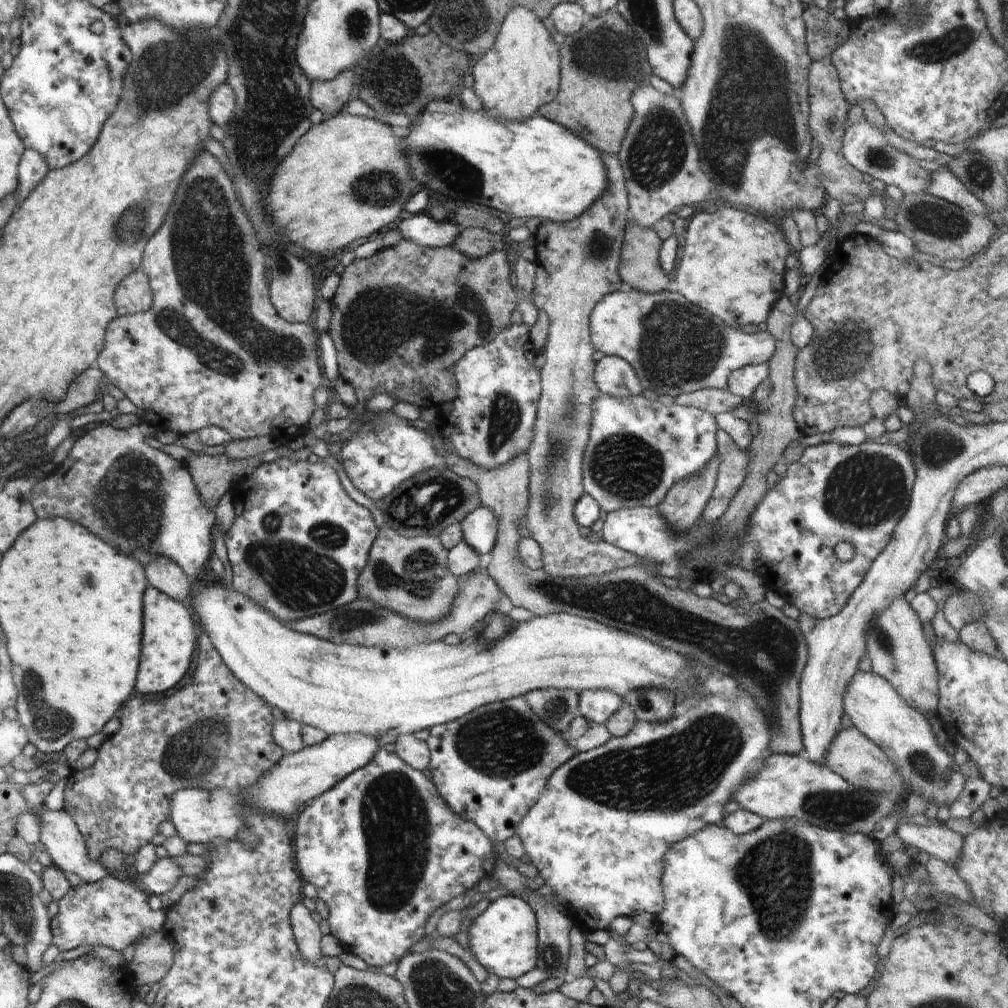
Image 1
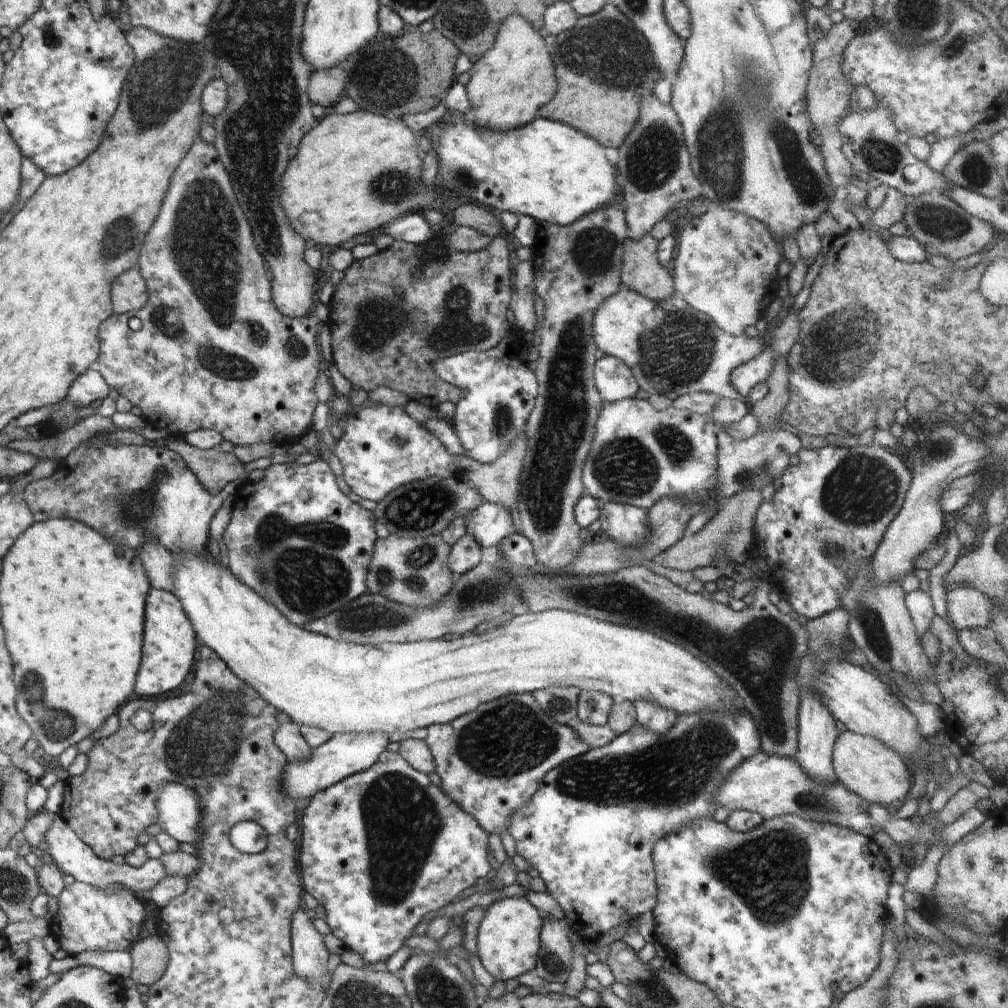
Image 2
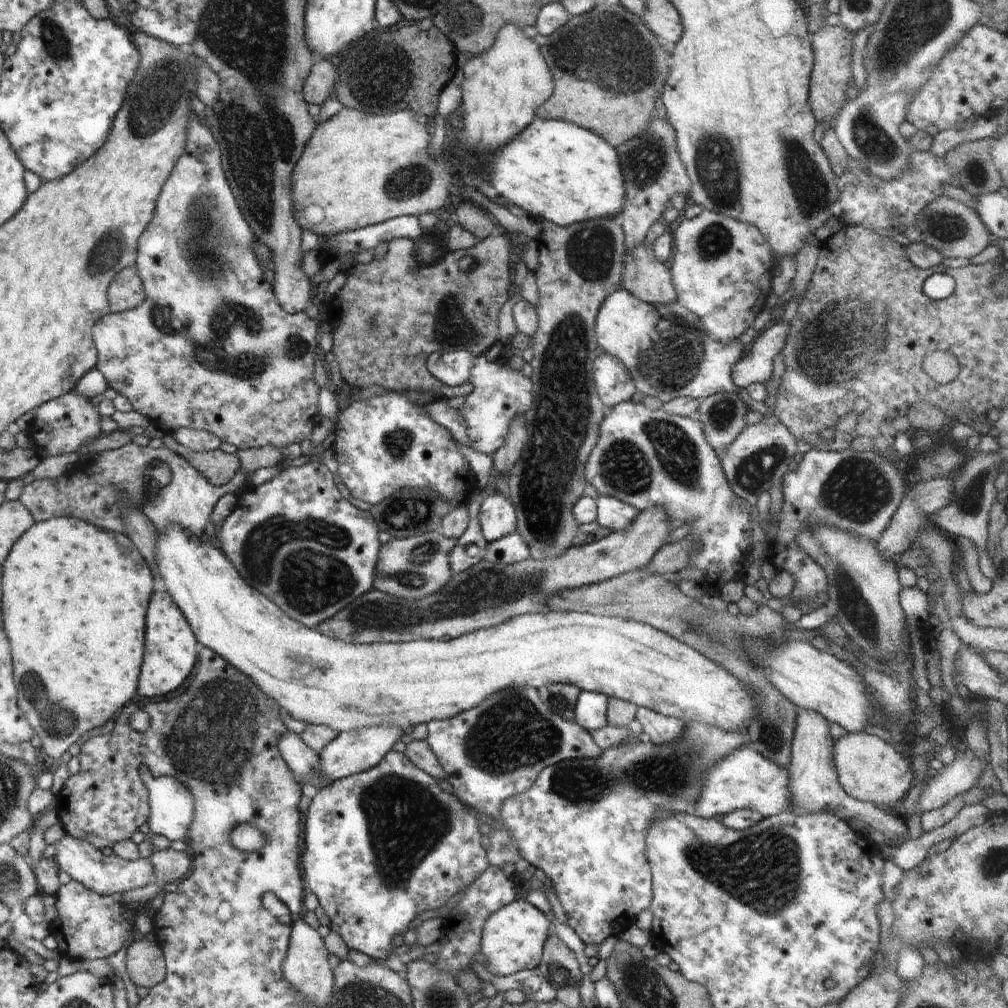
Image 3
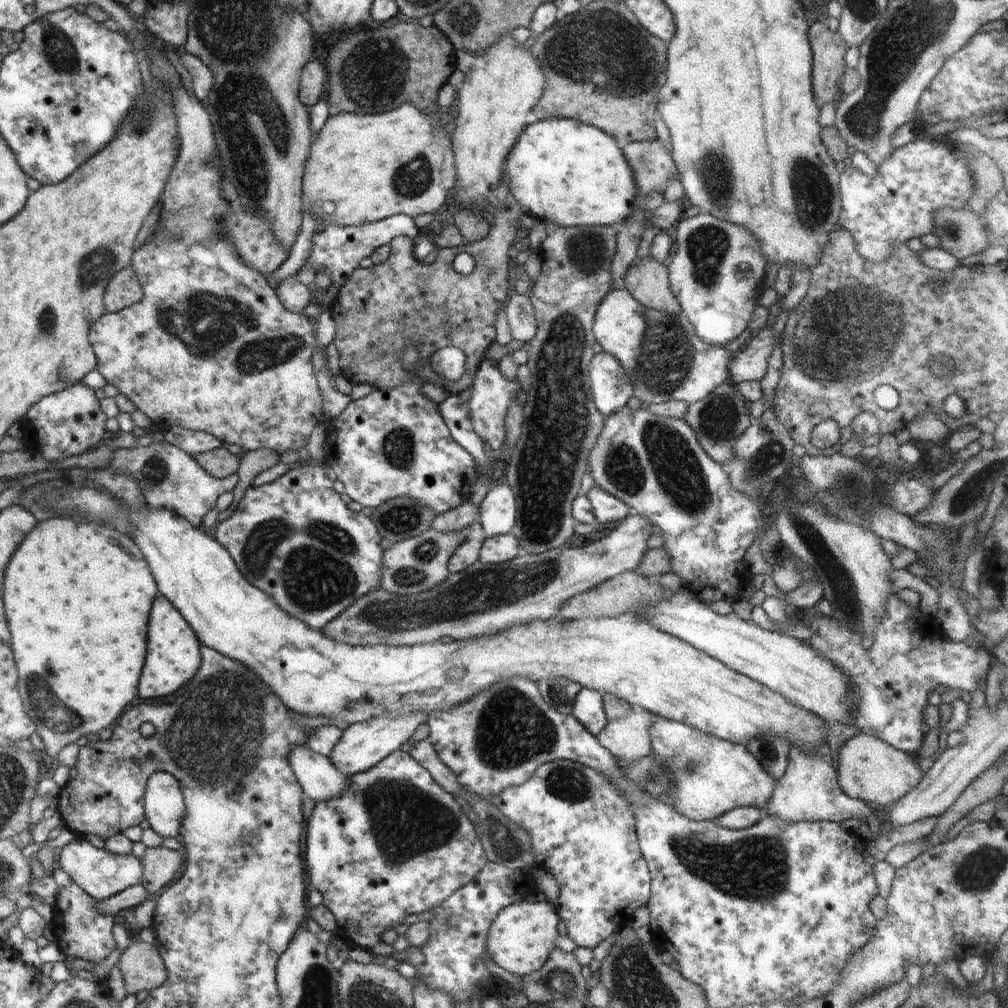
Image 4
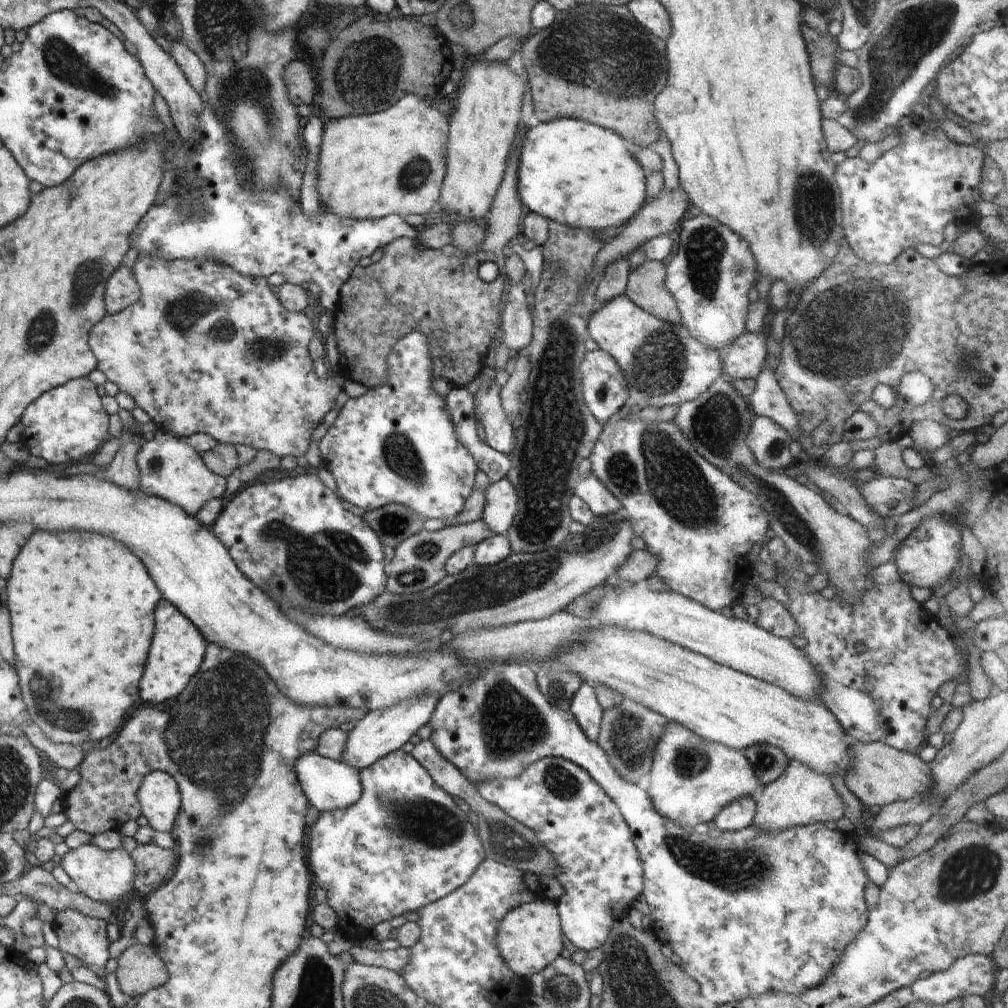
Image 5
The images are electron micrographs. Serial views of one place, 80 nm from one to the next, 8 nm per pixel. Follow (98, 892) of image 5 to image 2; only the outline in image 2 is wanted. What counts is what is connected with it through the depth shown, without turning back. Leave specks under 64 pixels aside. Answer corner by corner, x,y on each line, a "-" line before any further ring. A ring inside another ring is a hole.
60,817
51,822
50,828
47,828
44,847
46,852
52,857
53,863
65,874
92,886
108,887
111,884
121,884
130,889
135,894
146,897
152,888
169,874
167,868
160,859
148,859
141,867
134,868
128,863
116,864
110,860
100,858
80,836

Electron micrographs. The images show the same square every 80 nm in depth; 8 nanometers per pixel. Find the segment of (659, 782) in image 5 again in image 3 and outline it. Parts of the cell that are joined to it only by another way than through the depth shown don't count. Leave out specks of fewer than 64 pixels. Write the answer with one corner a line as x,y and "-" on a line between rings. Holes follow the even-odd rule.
637,707
637,725
654,744
664,744
679,739
686,723
683,720
666,716
646,707
-
747,745
713,765
713,769
705,775
705,786
691,813
710,818
738,809
750,809
763,817
771,817
793,808
790,783
788,768
776,764

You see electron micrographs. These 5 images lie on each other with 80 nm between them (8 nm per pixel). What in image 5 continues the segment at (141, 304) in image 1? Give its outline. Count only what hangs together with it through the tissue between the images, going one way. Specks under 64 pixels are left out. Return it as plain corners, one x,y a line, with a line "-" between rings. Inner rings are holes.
130,264
118,268
108,279
105,286
104,302
107,314
122,312
140,300
142,289
135,279
135,273

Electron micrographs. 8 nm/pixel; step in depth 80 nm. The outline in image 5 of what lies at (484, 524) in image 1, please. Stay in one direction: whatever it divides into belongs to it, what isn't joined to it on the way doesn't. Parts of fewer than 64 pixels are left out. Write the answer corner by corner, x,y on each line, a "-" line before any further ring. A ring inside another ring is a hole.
502,477
485,490
485,507
482,515
490,534
504,535
512,526
518,512
518,497
514,485

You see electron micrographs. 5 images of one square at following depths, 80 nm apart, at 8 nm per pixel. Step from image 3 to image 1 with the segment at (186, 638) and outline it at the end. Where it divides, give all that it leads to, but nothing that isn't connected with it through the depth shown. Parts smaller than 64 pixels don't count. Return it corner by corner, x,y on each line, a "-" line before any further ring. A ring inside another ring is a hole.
152,585
147,587
143,596
143,658
136,683
140,694
164,694
184,678
196,650
198,631
189,606

